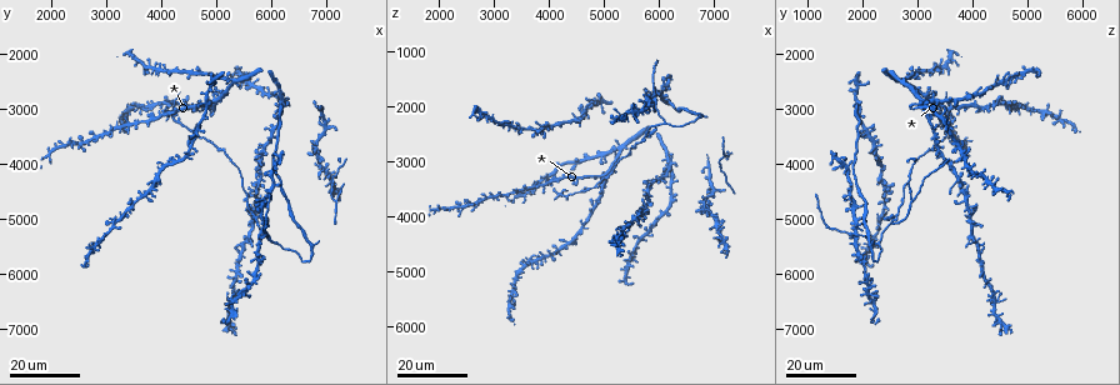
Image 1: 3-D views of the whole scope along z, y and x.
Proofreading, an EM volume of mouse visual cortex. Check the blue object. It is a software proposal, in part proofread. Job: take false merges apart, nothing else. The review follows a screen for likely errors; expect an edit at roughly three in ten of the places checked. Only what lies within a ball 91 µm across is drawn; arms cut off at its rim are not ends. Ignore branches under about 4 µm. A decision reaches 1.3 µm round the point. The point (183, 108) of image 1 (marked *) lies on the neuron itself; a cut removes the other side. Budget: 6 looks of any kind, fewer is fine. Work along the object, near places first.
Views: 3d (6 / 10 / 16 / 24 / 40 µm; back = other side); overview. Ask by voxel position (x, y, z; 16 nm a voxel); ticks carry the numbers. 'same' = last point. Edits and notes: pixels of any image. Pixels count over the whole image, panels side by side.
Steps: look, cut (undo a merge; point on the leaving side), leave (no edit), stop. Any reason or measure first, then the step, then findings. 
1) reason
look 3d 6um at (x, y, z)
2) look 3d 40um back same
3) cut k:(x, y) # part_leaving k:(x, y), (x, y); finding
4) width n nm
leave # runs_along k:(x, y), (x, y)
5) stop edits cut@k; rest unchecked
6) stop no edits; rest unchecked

three-way junction
look 3d 24um at (5800, 4350, 3700)

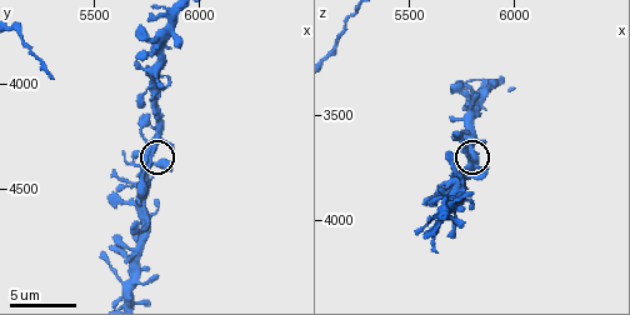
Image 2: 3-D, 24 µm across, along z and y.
closer look
look 3d 10um at (5780, 4290, 3730)

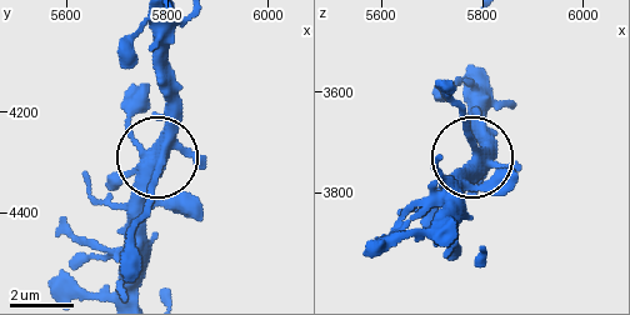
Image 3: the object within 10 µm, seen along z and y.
side_arm 5 um
leave # runs_along 3:(483, 75), (479, 154), (466, 105); all the same neuron

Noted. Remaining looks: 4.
three arms meet
look 3d 24um at (6100, 5400, 2250)

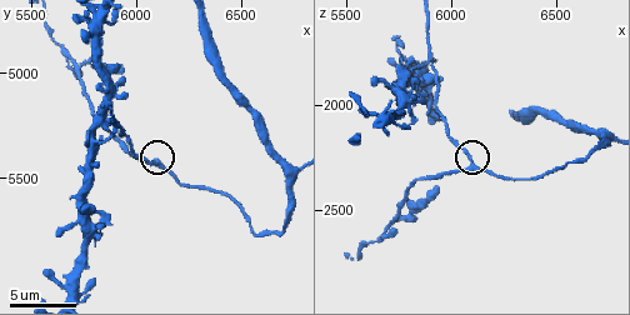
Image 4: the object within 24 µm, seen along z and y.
look 3d 6um at (6100, 5430, 2290)

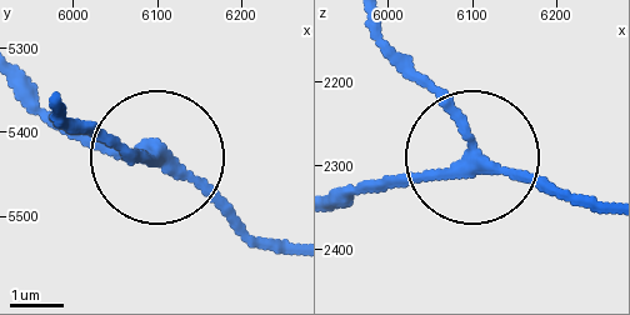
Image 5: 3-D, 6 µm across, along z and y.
look 3d 6um back at (6095, 5425, 2290)

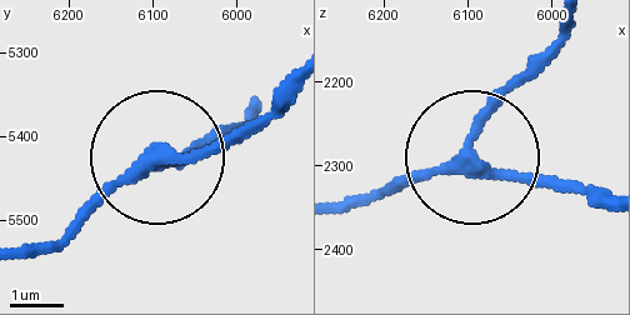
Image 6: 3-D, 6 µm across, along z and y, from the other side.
arms 3
leave # runs_along 6:(599, 205), (491, 169), (469, 146), (478, 120), (568, 30); continuous, no second neuron

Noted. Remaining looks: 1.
four arms meet
look 3d 10um at (5720, 4970, 2560)

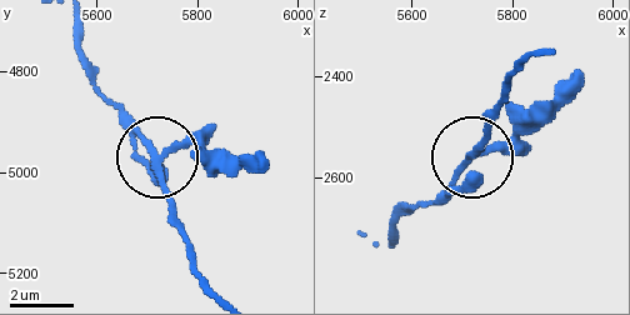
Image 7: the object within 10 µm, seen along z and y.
arms 4
leave # runs_along 7:(76, 25), (95, 89), (149, 146), (219, 146); continuous, no second neuron

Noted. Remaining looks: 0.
stop no edits; rest unchecked

